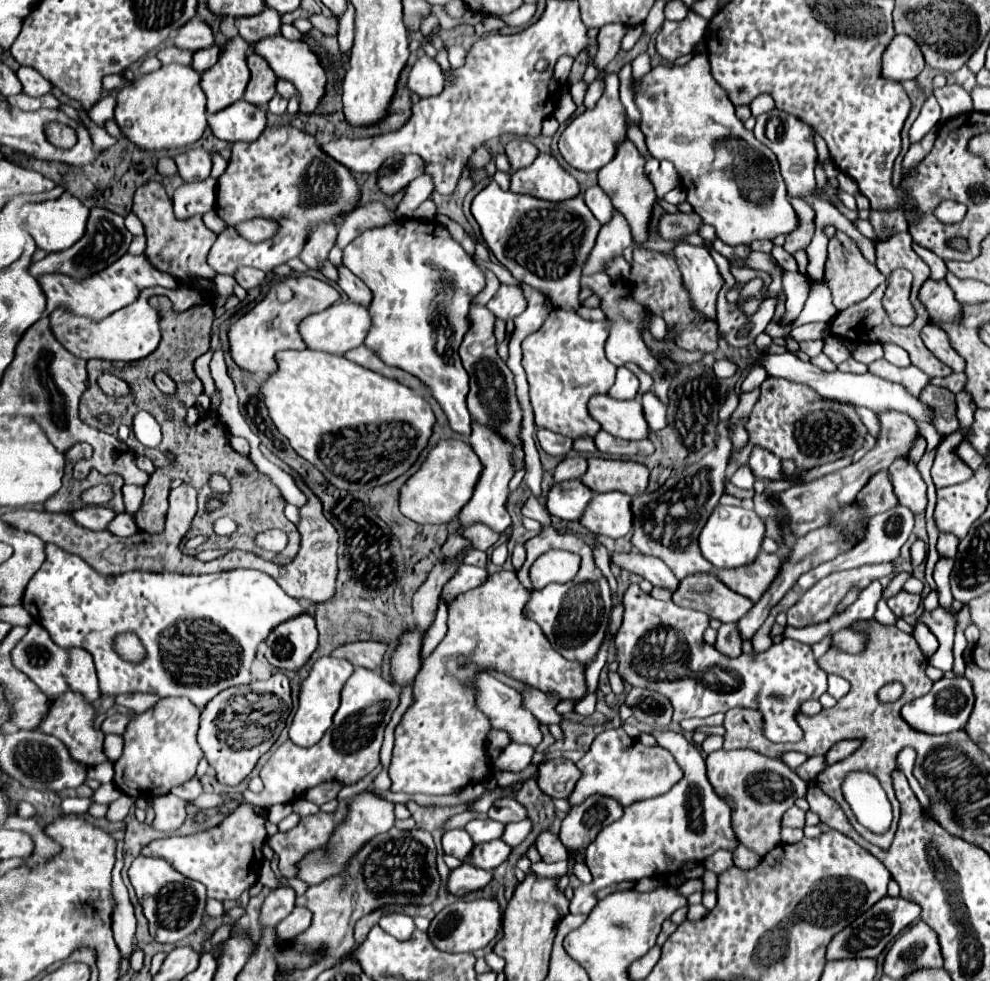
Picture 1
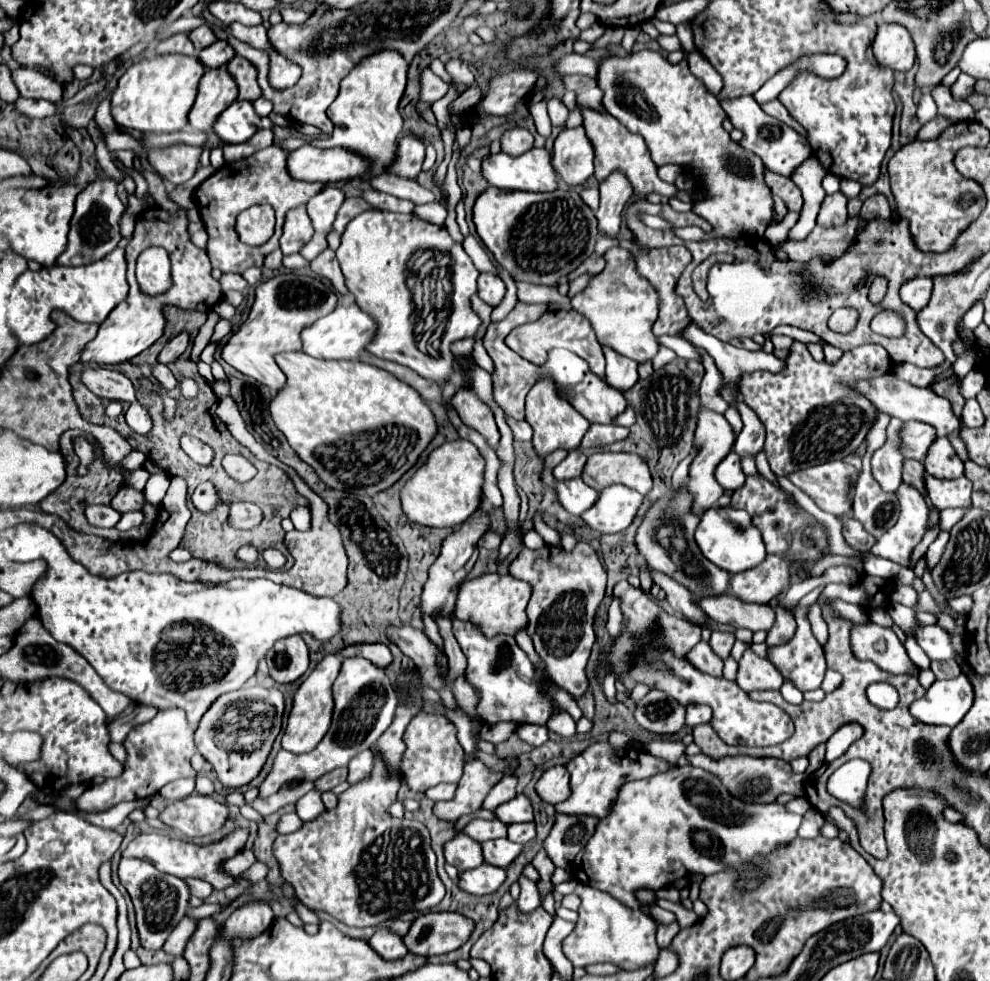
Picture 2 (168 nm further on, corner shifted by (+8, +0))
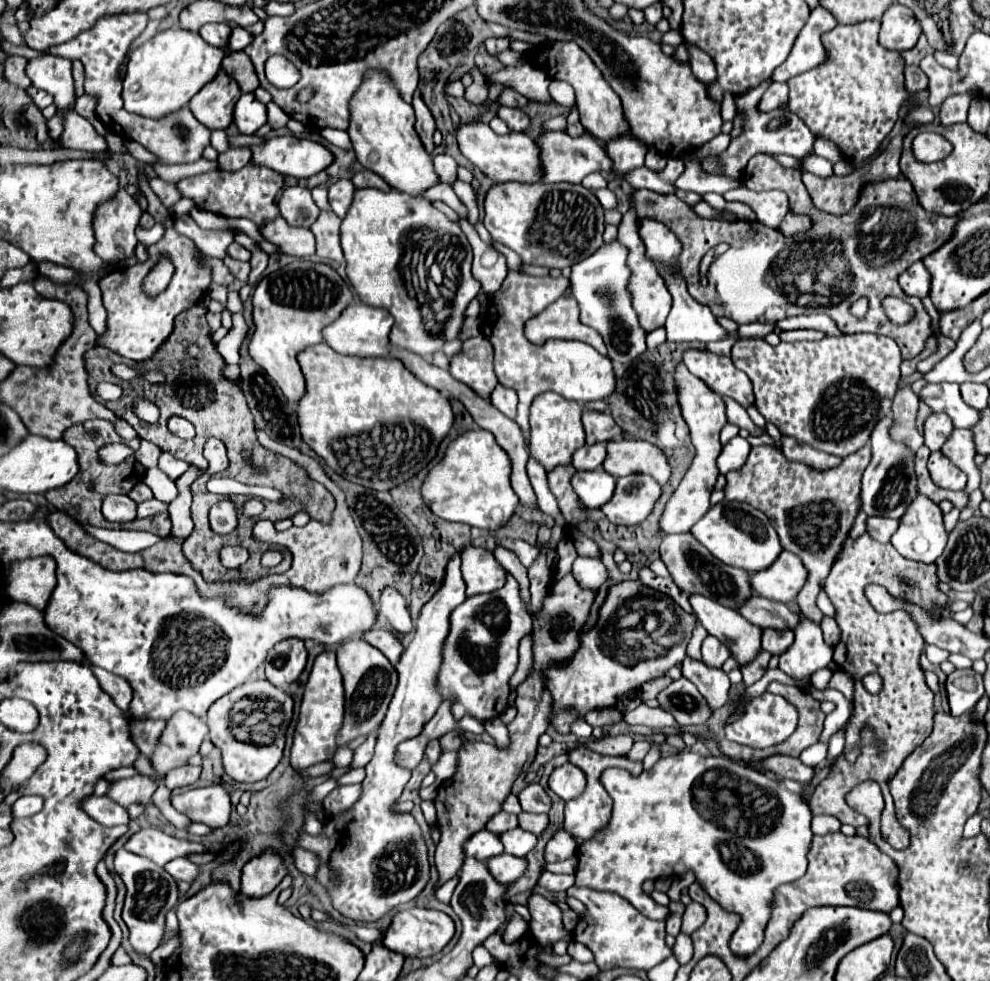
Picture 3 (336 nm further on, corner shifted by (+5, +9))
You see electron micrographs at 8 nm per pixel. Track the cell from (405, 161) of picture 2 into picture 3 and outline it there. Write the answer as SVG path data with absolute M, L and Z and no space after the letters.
M420 90L414 92L414 112L416 112L416 132L424 144L424 148L428 152L434 150L434 142L432 142L432 134L436 130L436 122L434 122L434 116L430 112L430 108L424 104L422 96L420 96Z

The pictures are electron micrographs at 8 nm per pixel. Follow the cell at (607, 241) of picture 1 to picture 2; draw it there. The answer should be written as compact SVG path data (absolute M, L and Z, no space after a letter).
M619 173L609 175L601 183L601 205L595 217L599 221L599 231L611 239L617 239L619 235L623 209L625 203L629 203L629 197L631 197L631 185L627 183L627 179L623 179L623 175Z

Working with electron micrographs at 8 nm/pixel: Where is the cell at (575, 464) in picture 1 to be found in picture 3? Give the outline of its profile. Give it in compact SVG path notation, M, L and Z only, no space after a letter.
M592 444L582 446L574 452L572 466L576 470L596 470L604 464L604 460L606 460L606 444Z

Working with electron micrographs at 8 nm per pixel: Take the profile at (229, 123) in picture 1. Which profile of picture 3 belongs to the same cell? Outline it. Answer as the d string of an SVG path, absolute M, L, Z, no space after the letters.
M242 94L234 110L234 122L242 134L254 134L266 124L267 108L256 100L254 94Z

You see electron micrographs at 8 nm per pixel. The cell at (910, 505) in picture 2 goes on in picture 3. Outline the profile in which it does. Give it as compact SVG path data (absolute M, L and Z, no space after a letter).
M918 496L900 518L900 528L892 536L892 546L906 558L934 562L946 546L948 534L942 524L942 510L926 496Z

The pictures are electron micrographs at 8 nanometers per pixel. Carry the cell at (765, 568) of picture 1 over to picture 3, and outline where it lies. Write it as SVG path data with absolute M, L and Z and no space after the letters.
M784 550L778 556L778 562L770 566L770 570L752 576L752 586L756 594L764 598L784 604L794 604L806 578L808 578L808 570L804 568L802 560L796 554Z

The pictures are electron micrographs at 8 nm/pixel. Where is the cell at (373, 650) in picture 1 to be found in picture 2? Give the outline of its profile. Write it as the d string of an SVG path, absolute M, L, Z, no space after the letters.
M357 643L357 645L347 645L343 649L337 651L339 657L347 659L347 657L363 657L369 659L371 663L385 667L391 663L391 651L387 645L383 643Z

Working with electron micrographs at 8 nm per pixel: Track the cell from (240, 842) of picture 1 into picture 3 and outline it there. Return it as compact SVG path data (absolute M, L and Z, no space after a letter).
M142 828L140 832L136 832L128 838L124 848L156 862L158 866L164 866L170 860L174 860L178 856L188 856L192 852L208 852L208 848L202 844L178 840L174 836L164 834L158 828Z

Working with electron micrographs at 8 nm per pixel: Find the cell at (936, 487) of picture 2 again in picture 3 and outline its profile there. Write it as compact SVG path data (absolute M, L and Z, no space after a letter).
M932 452L928 460L928 470L932 482L946 490L964 490L966 488L966 474L958 470L942 452Z

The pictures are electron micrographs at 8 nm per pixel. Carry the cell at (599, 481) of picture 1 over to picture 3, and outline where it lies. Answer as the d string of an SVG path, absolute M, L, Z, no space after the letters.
M612 440L608 442L608 458L604 462L604 470L614 476L628 476L628 474L650 474L658 484L666 484L670 478L670 464L664 456L664 452L646 442L646 440Z

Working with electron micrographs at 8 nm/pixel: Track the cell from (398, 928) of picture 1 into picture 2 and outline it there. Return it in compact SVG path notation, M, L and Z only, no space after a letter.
M391 927L379 929L369 939L369 945L379 955L383 955L383 959L401 959L403 955L407 955L407 947L403 945L403 937L399 933L395 933Z

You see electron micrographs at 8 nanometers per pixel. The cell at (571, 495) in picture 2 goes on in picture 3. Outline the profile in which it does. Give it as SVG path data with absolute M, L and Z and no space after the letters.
M604 468L584 470L574 474L572 486L586 508L600 508L612 498L616 488L616 478L608 474Z

